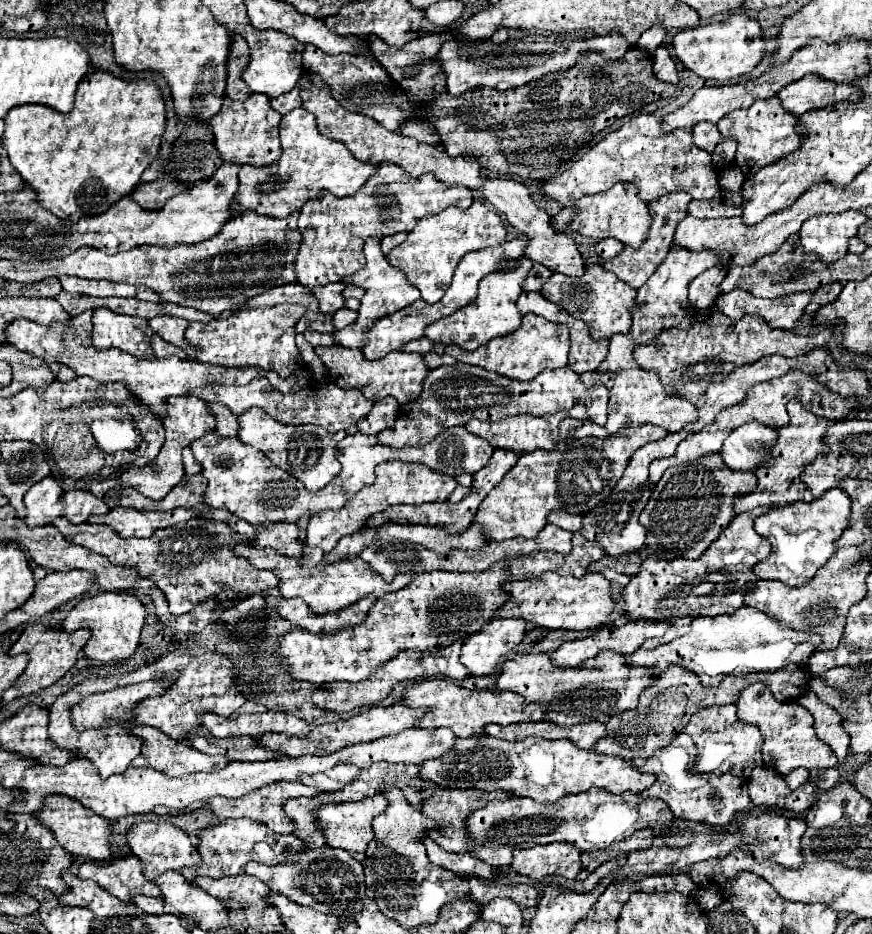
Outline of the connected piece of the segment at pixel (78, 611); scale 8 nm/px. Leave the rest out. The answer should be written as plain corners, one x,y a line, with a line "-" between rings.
102,592
92,598
80,600
68,612
68,616
64,620
64,630
74,632
78,628
90,628
92,636
84,648
84,654
86,654
86,658
108,664
114,660
128,660
136,652
138,640
140,640
140,630
144,626
144,618
146,618
146,610
134,594

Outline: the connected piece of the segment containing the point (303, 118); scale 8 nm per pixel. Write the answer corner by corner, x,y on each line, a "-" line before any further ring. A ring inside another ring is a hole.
296,108
286,116
282,116
280,142
284,150
280,164
272,164
268,168
250,168
250,166
240,168
238,174
240,186
230,204
232,218
246,210
272,218
286,218
292,212
298,212
306,204
306,200
320,198
322,190
328,190
338,198
352,196
370,176
374,176
376,166
368,166
362,164
360,160
354,160
354,156
350,156
350,150
346,150
344,144
338,144
336,140
322,136
316,128
316,118
304,108
-
272,180
276,182
274,188
268,190
260,188
262,182
272,182

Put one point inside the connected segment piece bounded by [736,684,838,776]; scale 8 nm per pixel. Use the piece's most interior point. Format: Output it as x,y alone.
790,742

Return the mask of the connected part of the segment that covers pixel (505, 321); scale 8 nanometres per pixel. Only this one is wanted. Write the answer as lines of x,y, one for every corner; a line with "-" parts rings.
520,258
520,266
516,270
492,272
492,274
484,276
484,280
478,286
476,300
472,304
468,304
466,308
460,308
452,316
446,316
446,318
434,322
430,328
424,330
424,336
432,342
458,344
462,350
474,352
476,348
480,348
482,344
486,344
492,338
512,334
522,320
522,316
516,308
516,300
522,294
522,282
524,282
528,270
532,268
532,264
534,264
532,260

